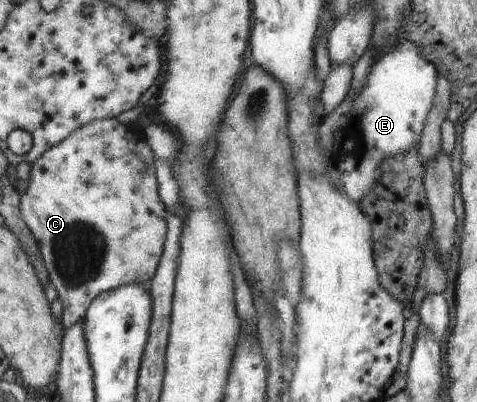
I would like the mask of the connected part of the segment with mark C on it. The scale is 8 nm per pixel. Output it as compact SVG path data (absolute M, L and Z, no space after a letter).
M100 119L80 127L75 133L68 135L59 145L53 146L51 150L48 150L47 153L31 164L28 188L23 195L20 195L20 210L26 226L37 240L45 269L48 271L49 282L53 283L53 287L58 293L58 299L63 308L61 323L66 331L77 322L83 321L88 307L104 291L116 290L121 286L131 284L143 284L145 281L153 279L157 271L166 240L168 213L158 194L158 179L156 178L153 150L149 147L145 134L138 130L135 124L121 124L117 119Z

